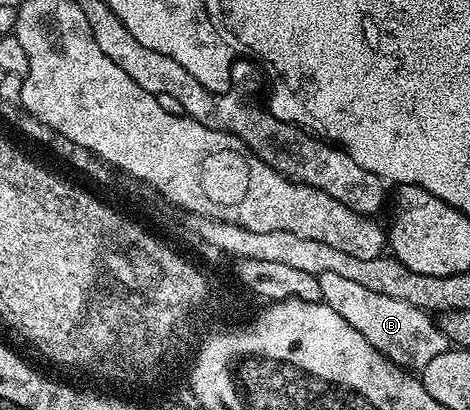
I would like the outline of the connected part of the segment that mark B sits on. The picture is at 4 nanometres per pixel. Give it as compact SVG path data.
M327 271L319 277L321 300L331 311L343 315L371 347L375 347L387 359L391 359L402 369L420 371L435 359L435 355L443 355L451 347L451 343L437 326L436 320L426 310L416 309L411 303L403 303L403 299L391 299L391 295L379 295L379 291L367 291L359 283L334 275Z

